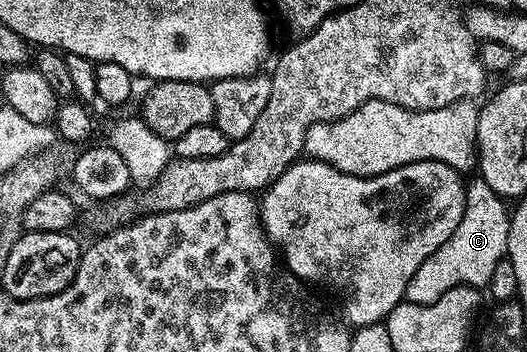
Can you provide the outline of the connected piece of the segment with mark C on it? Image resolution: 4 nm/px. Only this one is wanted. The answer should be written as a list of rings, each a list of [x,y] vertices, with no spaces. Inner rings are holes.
[[[474,178],[465,188],[465,209],[461,212],[461,221],[452,225],[449,237],[439,246],[439,250],[428,253],[425,268],[437,281],[434,293],[440,294],[447,287],[446,282],[488,282],[495,274],[495,266],[506,259],[509,250],[510,209],[505,209],[506,201],[487,182]]]

